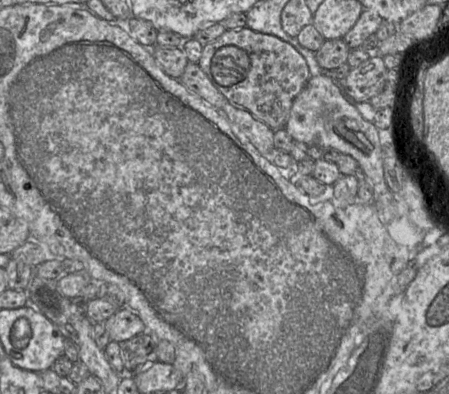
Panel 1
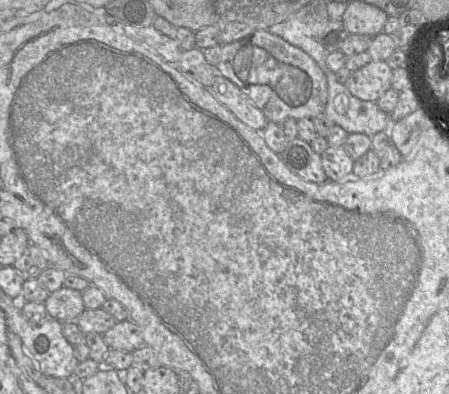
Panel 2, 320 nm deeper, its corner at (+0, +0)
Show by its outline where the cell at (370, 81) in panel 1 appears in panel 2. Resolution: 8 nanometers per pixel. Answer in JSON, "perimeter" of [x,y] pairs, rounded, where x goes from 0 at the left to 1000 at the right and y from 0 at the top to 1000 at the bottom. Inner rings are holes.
{"perimeter":[[[824,155],[802,175],[782,183],[766,216],[788,246],[840,259],[871,223],[871,203],[873,175],[857,155]]]}

